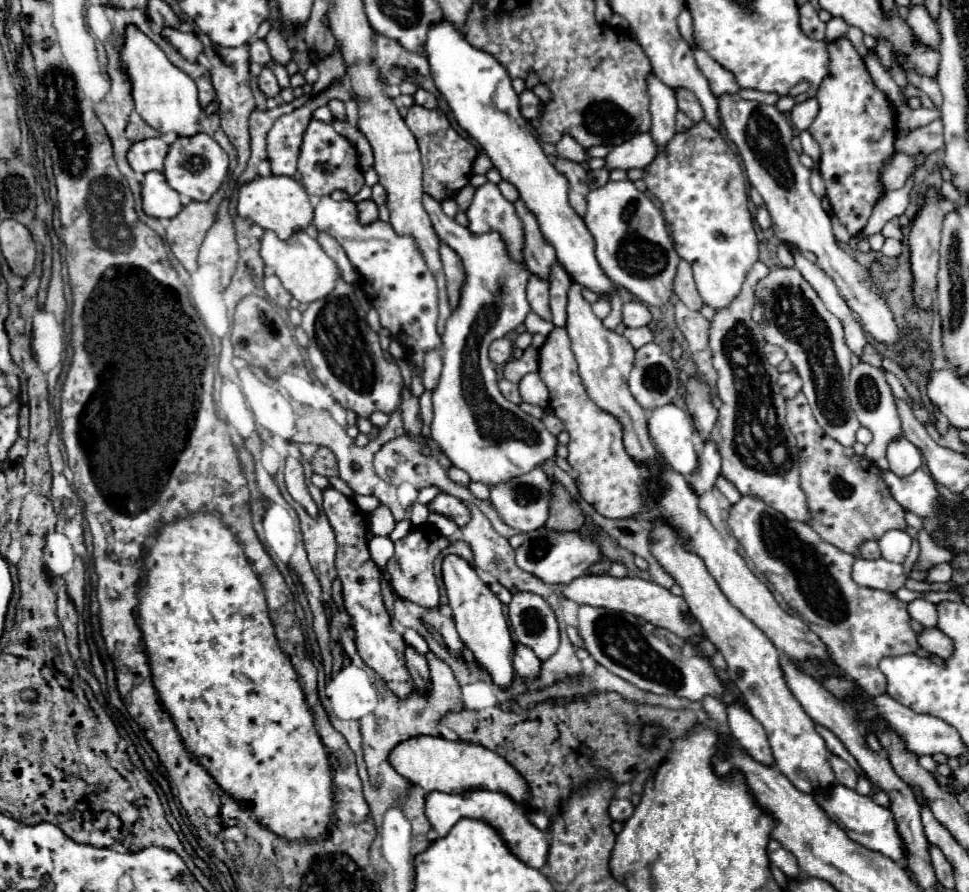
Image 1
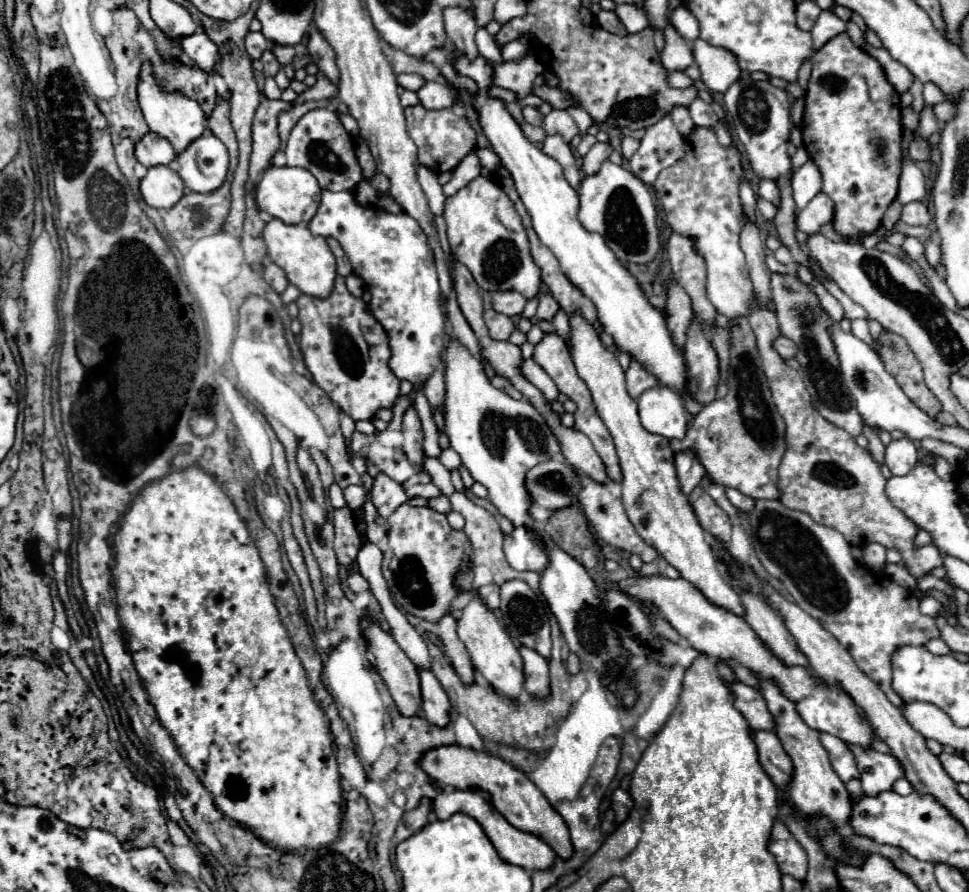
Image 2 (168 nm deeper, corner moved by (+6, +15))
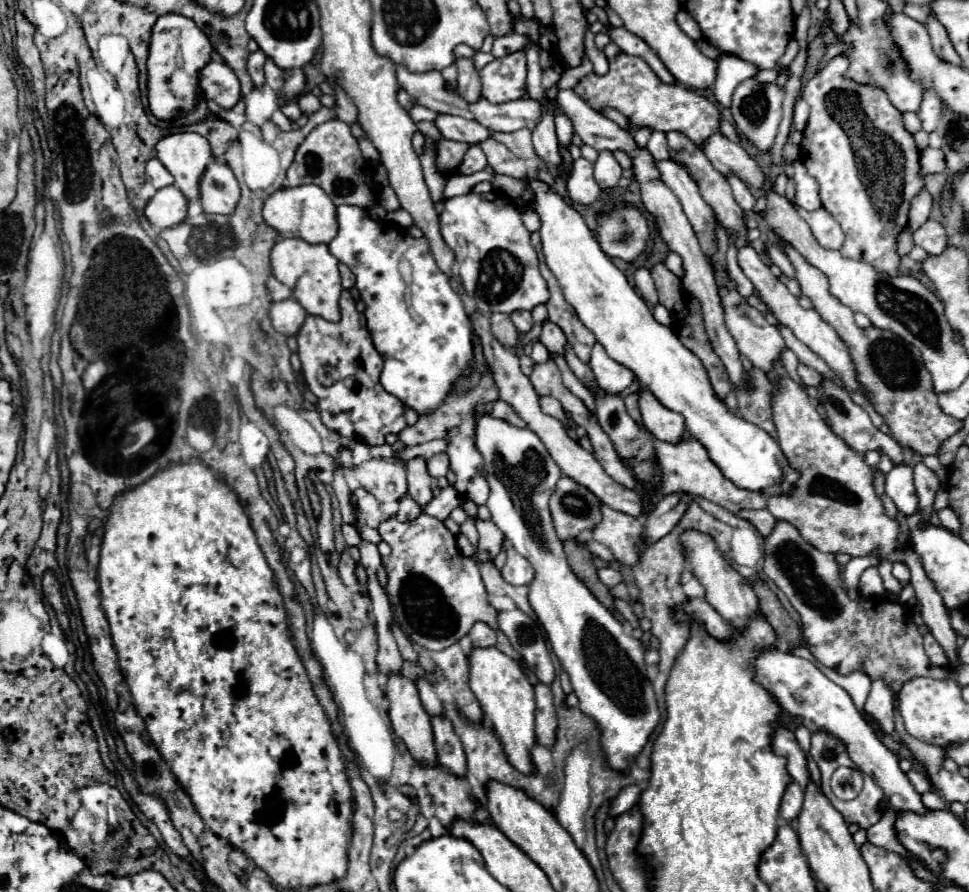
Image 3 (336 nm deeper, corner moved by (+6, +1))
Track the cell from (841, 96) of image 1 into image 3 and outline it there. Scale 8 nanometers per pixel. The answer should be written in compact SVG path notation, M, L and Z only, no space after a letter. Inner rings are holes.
M838 55L802 85L800 97L810 105L810 119L800 143L800 161L820 183L822 207L840 223L846 235L840 253L850 259L864 259L864 263L872 263L876 271L896 275L900 261L896 253L896 235L908 225L910 199L924 187L918 165L918 147L912 135L904 129L902 113L890 103L886 91L878 85L856 83L846 77L848 67L850 61L844 55Z

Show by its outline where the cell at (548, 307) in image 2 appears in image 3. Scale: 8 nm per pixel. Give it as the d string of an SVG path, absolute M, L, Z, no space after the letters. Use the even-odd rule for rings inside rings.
M544 321L544 325L542 325L542 333L540 333L540 341L546 345L548 351L562 353L564 343L566 343L566 337L564 337L562 329L560 329L556 323L552 323L552 321Z

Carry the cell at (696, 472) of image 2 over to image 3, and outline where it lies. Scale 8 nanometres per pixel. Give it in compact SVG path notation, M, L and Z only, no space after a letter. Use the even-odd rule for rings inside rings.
M686 493L664 495L656 503L652 513L644 519L644 535L648 535L648 545L662 539L678 525L678 521L688 509L688 503L690 503L690 495Z

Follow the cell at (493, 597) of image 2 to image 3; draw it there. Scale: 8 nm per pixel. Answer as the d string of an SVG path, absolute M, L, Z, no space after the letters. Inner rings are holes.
M478 621L470 629L468 635L470 635L474 647L490 647L490 645L496 645L496 629L492 629L488 623Z

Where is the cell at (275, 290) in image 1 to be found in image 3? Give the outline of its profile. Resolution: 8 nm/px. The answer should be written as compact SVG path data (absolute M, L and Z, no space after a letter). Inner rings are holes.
M276 277L268 279L268 291L272 295L272 301L284 301L292 297L292 291L284 283L280 283Z

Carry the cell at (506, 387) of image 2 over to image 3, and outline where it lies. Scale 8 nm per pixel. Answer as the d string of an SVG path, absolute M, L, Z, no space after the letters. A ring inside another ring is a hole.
M498 399L498 401L494 401L494 407L492 407L492 415L496 415L496 417L500 417L500 419L504 419L504 421L508 421L508 423L512 423L512 425L516 425L516 427L526 427L526 423L518 417L518 413L506 403L506 401L502 401L502 399Z

